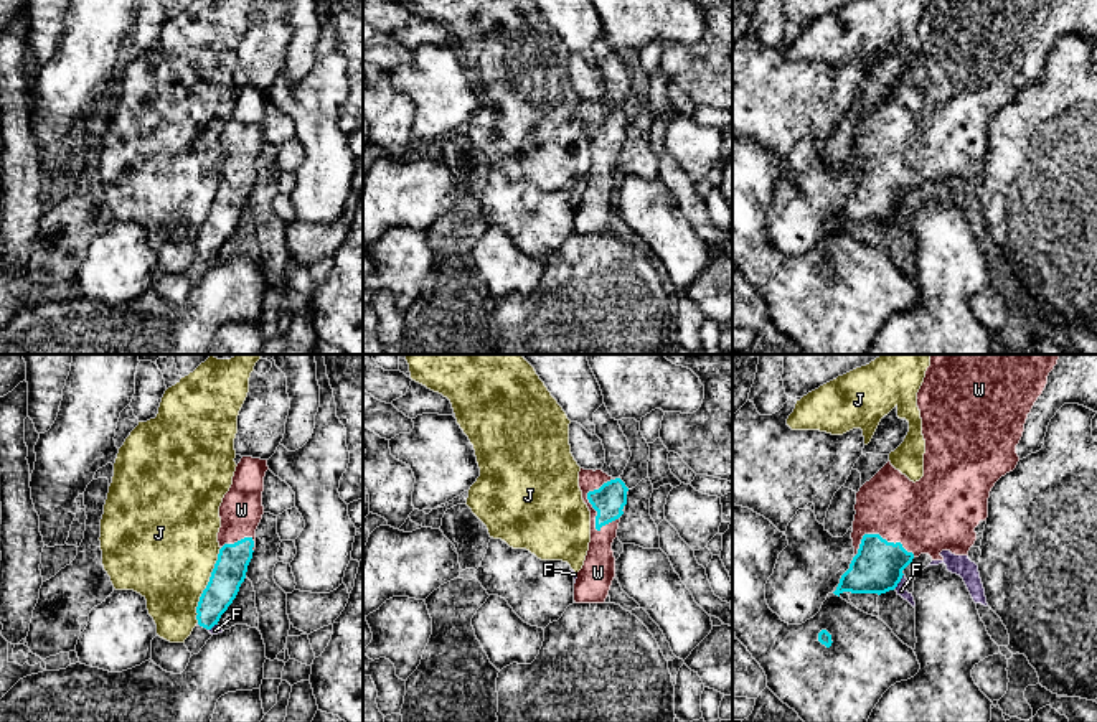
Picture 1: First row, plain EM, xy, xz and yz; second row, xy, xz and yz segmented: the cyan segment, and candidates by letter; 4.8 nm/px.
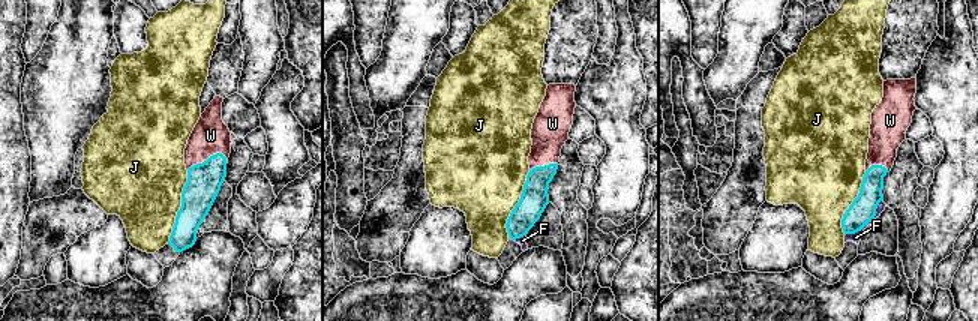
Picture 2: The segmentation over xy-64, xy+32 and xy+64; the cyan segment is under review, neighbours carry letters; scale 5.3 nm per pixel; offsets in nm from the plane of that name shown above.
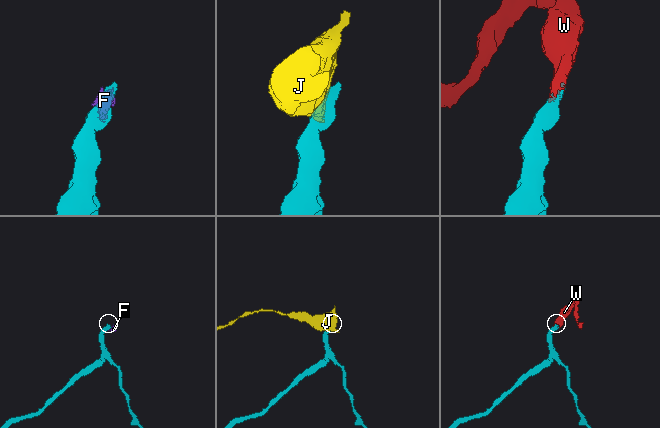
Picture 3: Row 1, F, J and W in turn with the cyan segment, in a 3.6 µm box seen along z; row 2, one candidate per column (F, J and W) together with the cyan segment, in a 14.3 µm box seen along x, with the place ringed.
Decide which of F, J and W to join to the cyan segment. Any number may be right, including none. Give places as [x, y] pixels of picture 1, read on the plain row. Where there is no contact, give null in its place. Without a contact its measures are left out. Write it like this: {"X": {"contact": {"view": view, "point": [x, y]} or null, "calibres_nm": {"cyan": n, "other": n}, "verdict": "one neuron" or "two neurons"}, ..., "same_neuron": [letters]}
{"F": {"contact": {"view": "yz", "point": [899, 211]}, "calibres_nm": {"cyan": 240, "other": 50}, "verdict": "two neurons"}, "J": {"contact": {"view": "xy", "point": [207, 216]}, "calibres_nm": {"cyan": 160, "other": 480}, "verdict": "two neurons"}, "W": {"contact": {"view": "xz", "point": [588, 129]}, "calibres_nm": {"cyan": 160, "other": 110}, "verdict": "one neuron"}, "same_neuron": ["W"]}

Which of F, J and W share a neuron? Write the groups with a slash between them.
F J / W

